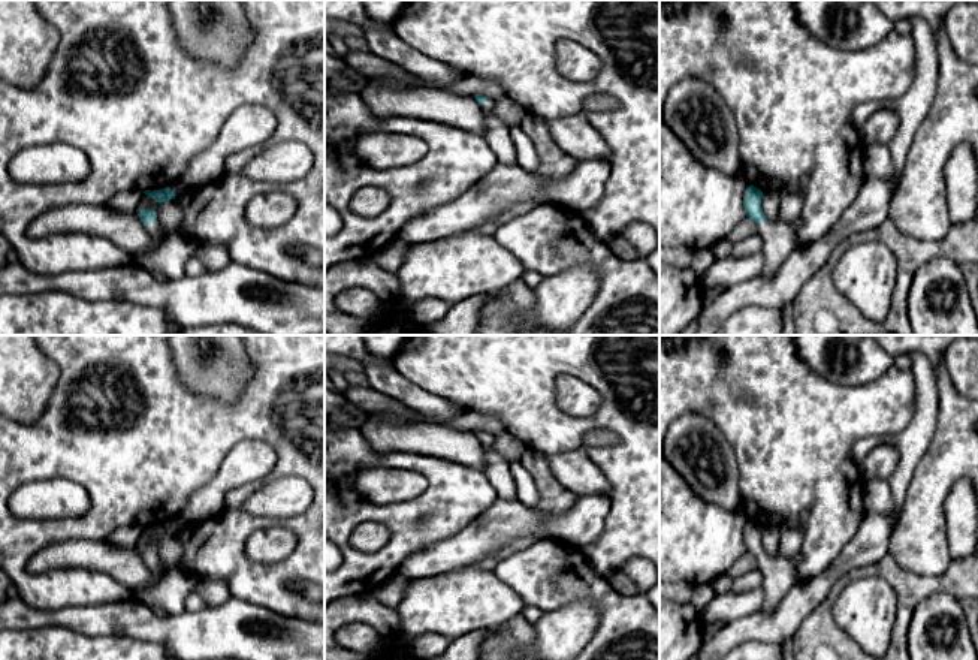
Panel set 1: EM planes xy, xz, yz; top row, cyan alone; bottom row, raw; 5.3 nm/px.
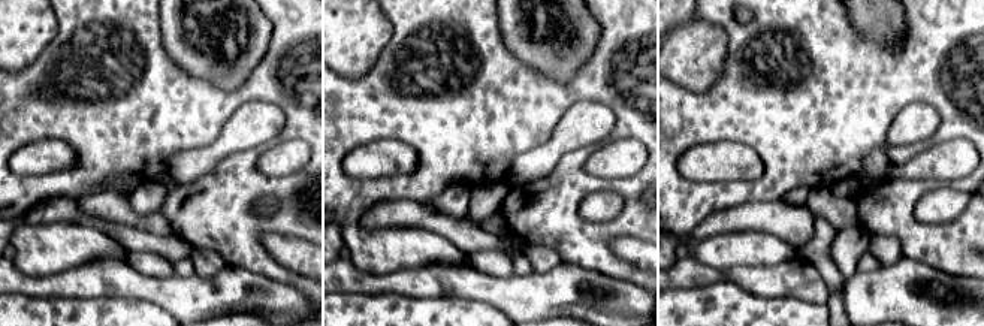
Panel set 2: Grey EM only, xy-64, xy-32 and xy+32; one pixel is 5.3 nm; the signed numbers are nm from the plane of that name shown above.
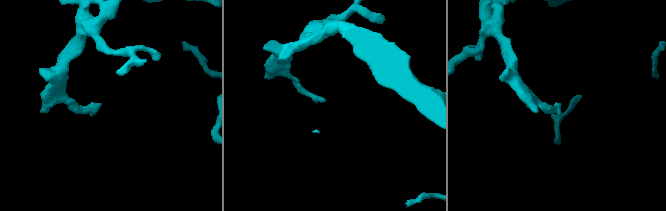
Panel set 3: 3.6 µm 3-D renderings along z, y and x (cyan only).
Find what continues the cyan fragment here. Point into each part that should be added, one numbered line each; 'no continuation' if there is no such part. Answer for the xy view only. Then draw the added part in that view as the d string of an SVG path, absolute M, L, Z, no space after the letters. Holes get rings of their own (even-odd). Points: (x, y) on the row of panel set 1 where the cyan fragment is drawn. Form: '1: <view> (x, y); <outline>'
1: xy (153, 228); M151 221L148 226L145 226L147 230L157 239L157 241L163 241L164 236L162 233L162 226L159 224L159 221Z

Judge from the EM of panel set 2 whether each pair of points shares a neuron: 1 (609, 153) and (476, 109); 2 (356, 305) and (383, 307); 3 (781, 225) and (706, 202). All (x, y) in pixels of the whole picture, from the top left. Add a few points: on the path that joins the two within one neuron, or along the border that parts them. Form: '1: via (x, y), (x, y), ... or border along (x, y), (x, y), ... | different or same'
1: border along (572, 105), (555, 130), (543, 142), (522, 153) | different
2: via (362, 307), (377, 307) | same
3: border along (764, 199), (712, 211), (699, 225) | different

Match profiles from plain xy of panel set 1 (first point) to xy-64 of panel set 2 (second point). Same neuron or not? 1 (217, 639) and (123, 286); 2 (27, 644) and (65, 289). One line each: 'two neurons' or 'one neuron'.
1: one neuron
2: two neurons

